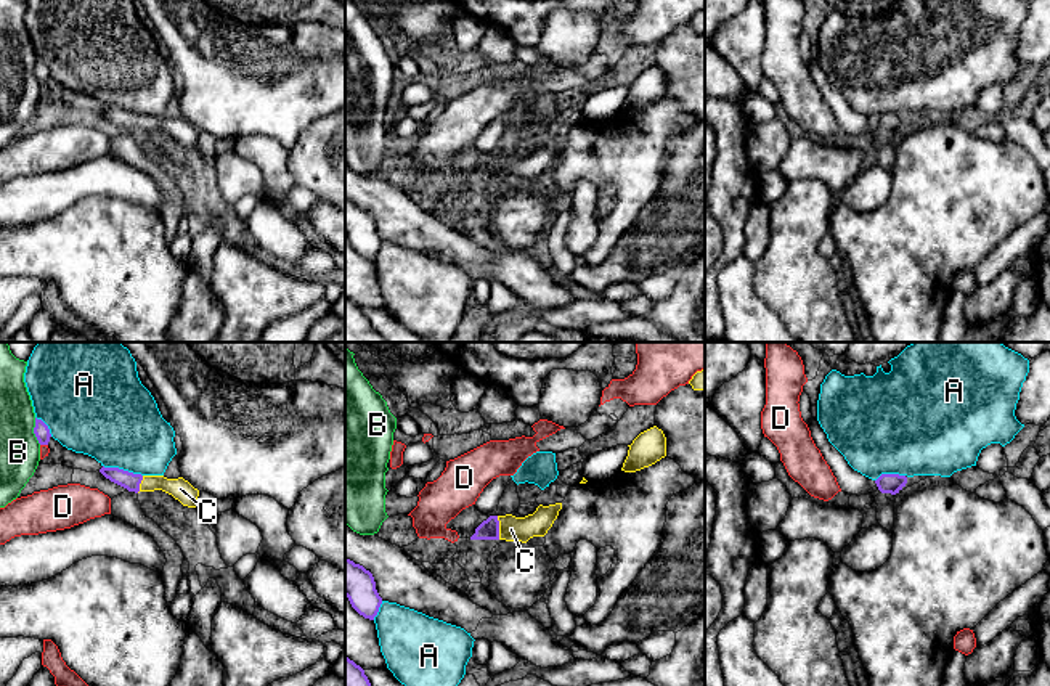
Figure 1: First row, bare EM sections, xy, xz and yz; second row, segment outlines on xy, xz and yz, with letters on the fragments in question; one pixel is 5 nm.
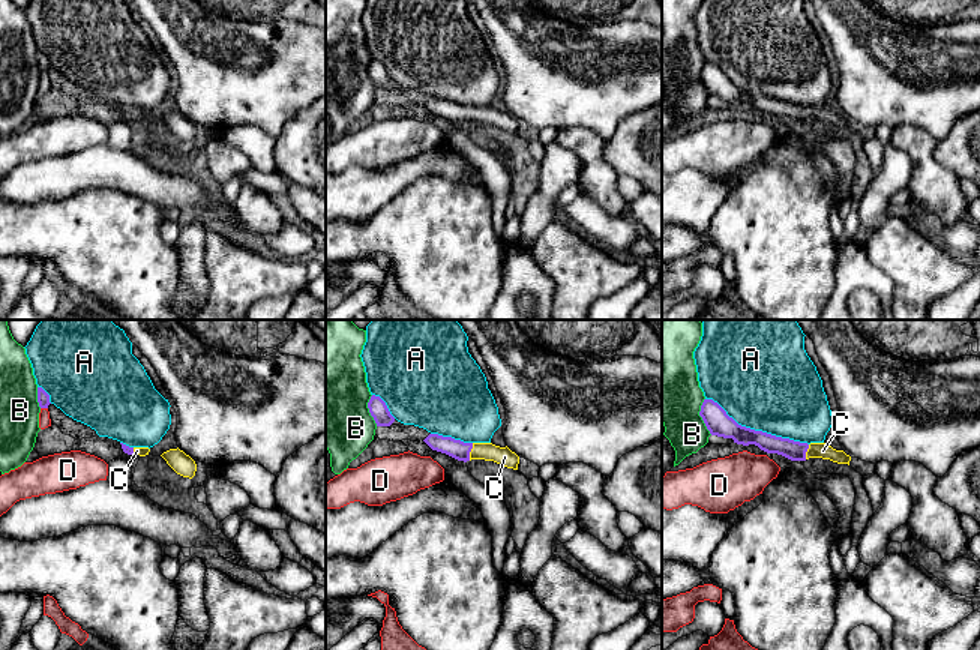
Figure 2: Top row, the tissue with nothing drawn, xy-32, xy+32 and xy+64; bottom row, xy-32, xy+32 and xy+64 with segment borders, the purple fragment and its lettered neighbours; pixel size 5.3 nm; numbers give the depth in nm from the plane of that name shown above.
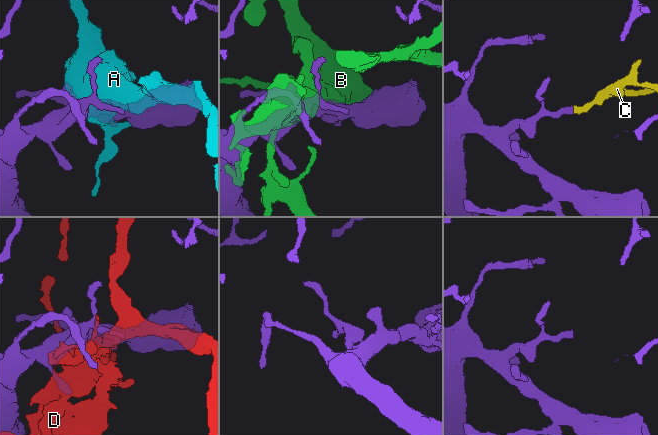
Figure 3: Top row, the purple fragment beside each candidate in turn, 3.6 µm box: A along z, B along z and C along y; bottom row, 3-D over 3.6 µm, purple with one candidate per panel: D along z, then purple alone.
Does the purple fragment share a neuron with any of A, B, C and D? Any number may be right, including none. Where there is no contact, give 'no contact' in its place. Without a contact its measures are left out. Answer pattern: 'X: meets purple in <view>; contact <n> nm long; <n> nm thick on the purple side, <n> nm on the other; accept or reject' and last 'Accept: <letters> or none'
A: meets purple in xy; contact 200 nm long; 90 nm thick on the purple side, 440 nm on the other; reject
B: meets purple in xy; contact 140 nm long; 80 nm thick on the purple side, 200 nm on the other; reject
C: meets purple in xz; contact 120 nm long; 100 nm thick on the purple side, 130 nm on the other; accept
D: meets purple in xy; contact 40 nm long; 80 nm thick on the purple side, 50 nm on the other; reject
Accept: C

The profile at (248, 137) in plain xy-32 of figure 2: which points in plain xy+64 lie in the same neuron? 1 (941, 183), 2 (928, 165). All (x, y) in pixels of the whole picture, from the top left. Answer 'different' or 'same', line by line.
1: same
2: same

